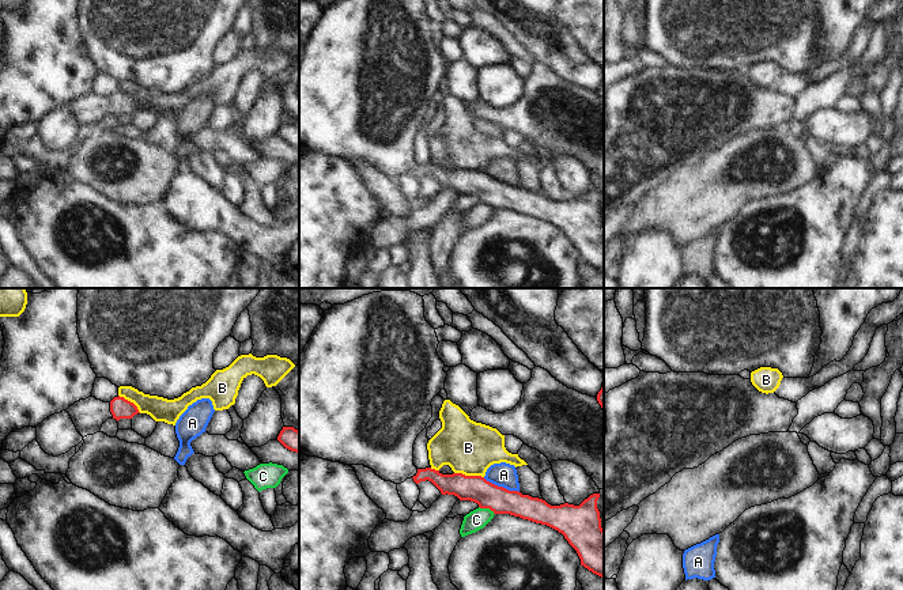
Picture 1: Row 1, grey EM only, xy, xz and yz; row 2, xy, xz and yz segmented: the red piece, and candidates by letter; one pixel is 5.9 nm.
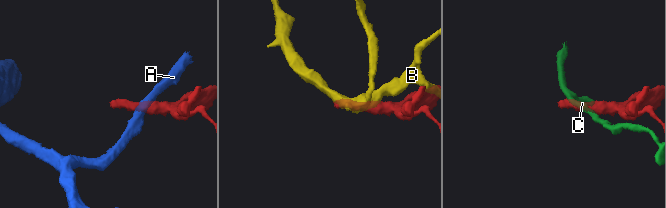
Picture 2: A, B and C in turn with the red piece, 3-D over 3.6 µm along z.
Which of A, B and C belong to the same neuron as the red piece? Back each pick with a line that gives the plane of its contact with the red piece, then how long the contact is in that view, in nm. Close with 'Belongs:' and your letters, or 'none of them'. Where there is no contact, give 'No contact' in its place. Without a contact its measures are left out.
Belongs: none of them

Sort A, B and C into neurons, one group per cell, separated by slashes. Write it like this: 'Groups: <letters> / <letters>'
Groups: A / B / C

